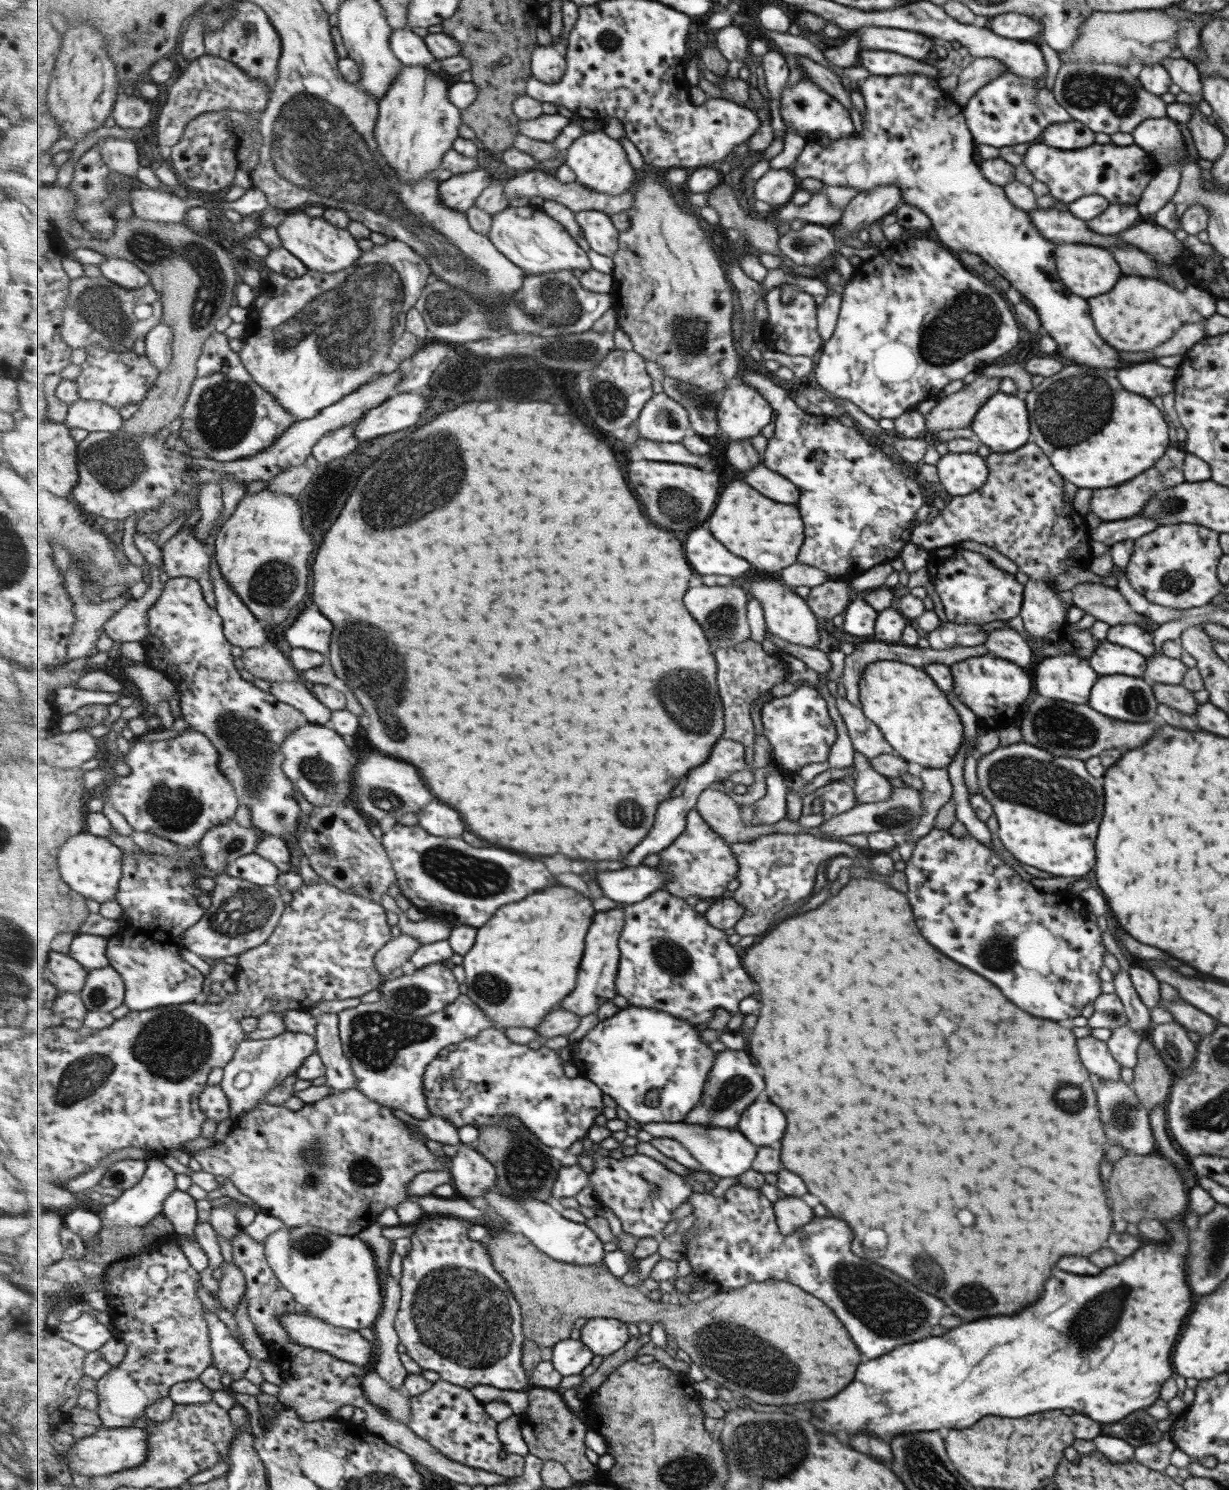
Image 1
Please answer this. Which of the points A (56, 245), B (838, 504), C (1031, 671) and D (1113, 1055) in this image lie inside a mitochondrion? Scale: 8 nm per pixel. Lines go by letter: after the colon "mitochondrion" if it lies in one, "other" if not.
A: other
B: mitochondrion
C: other
D: other

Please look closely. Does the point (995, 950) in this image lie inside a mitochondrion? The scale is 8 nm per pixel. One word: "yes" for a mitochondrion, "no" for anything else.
yes

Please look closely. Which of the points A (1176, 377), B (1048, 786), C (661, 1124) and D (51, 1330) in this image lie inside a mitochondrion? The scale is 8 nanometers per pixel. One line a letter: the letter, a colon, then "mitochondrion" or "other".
A: other
B: mitochondrion
C: other
D: other

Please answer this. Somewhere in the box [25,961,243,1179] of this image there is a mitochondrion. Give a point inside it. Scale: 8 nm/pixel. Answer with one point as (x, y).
(174, 1045)

